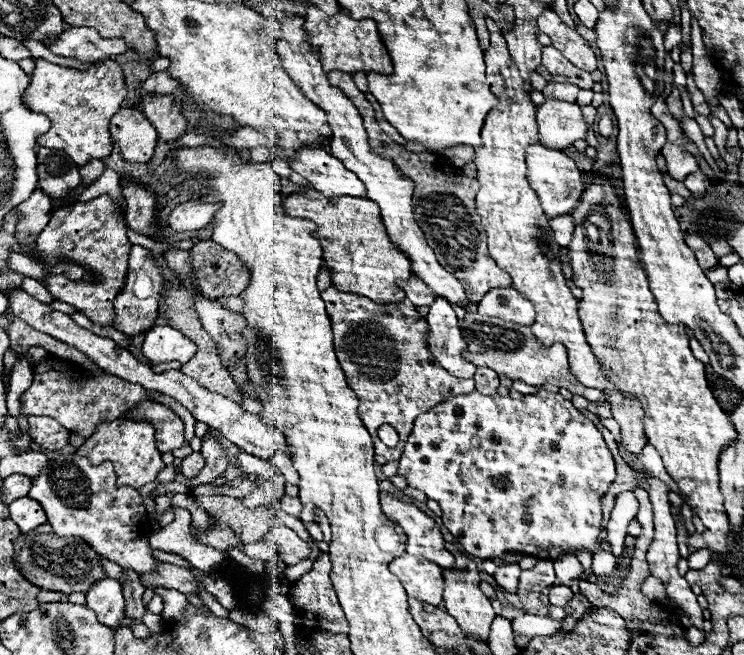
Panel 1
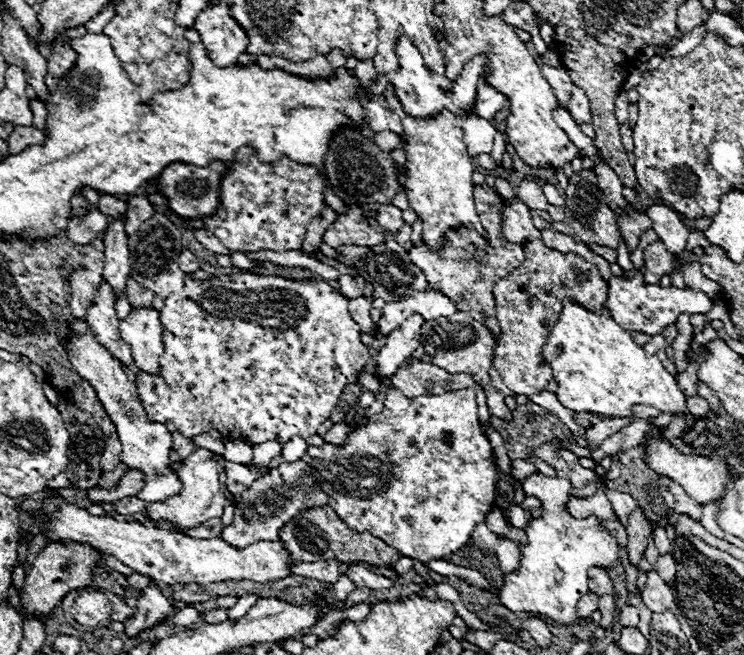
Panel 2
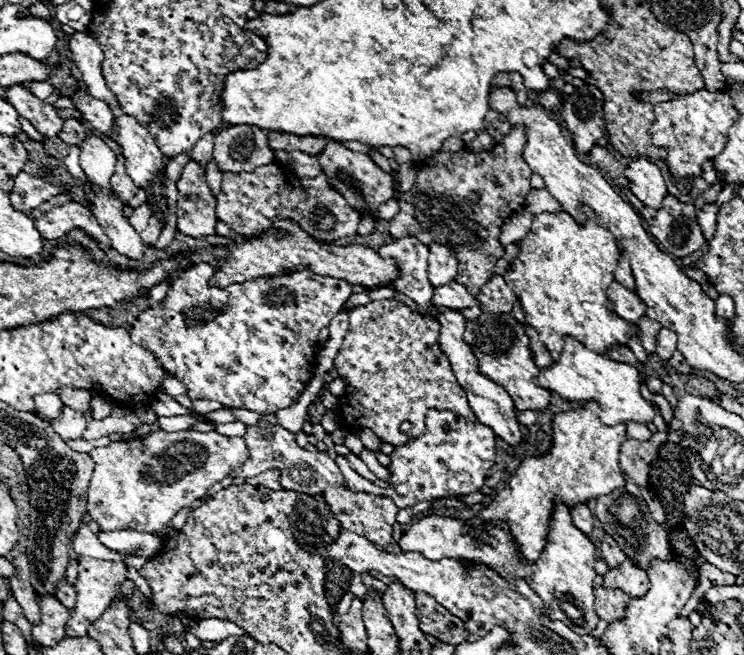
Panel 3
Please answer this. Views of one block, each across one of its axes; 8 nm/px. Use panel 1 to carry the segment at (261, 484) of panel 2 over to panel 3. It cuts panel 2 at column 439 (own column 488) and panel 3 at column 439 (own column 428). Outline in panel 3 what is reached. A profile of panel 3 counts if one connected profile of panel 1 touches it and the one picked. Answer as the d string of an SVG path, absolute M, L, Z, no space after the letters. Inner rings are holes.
M428 410L426 430L404 446L394 446L390 454L388 486L382 496L390 498L398 508L410 508L418 502L436 498L458 498L478 492L486 486L488 470L496 464L496 434L480 422L468 422L452 410Z

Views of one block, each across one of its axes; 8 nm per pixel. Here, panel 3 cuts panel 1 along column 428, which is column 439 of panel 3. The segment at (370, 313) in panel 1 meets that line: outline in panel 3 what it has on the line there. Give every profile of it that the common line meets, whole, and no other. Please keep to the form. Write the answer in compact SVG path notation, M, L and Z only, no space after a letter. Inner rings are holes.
M376 300L366 306L356 306L350 312L350 328L334 358L334 368L350 384L350 390L346 390L346 394L338 400L338 408L336 408L340 426L348 432L370 428L384 442L398 446L424 434L424 418L426 418L426 410L430 408L452 410L468 418L470 422L476 420L476 416L468 406L466 392L454 378L448 360L438 348L438 324L434 320L422 318L416 310L410 310L408 306L396 300ZM402 422L410 422L412 430L404 434L400 430Z

